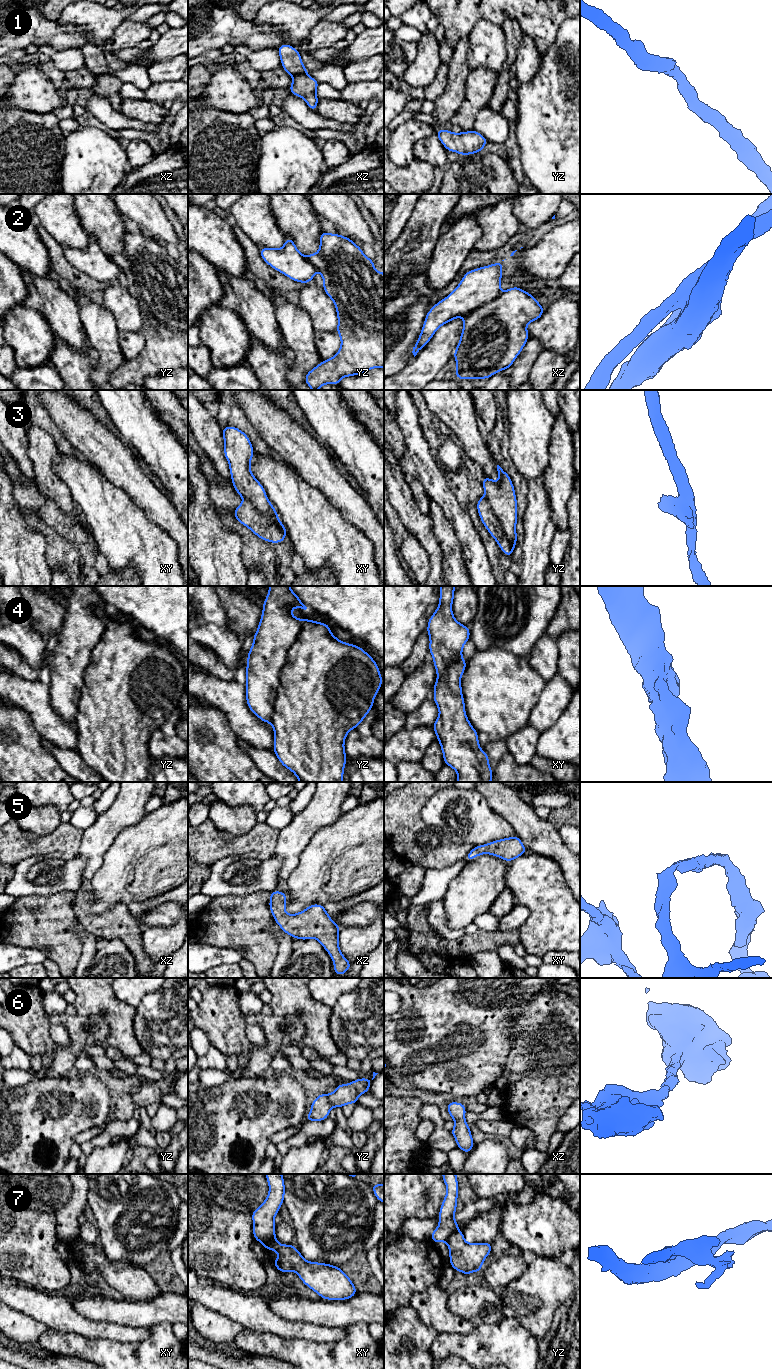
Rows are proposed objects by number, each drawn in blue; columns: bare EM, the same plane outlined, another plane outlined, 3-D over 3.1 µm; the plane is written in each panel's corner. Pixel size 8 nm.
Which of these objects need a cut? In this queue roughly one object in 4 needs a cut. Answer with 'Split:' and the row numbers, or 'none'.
Split: 2, 3, 7

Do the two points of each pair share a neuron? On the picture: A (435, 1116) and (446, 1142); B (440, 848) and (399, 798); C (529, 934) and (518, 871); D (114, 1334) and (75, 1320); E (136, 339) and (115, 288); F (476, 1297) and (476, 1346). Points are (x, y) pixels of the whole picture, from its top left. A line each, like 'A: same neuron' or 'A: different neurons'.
A: same neuron
B: same neuron
C: same neuron
D: same neuron
E: same neuron
F: different neurons

